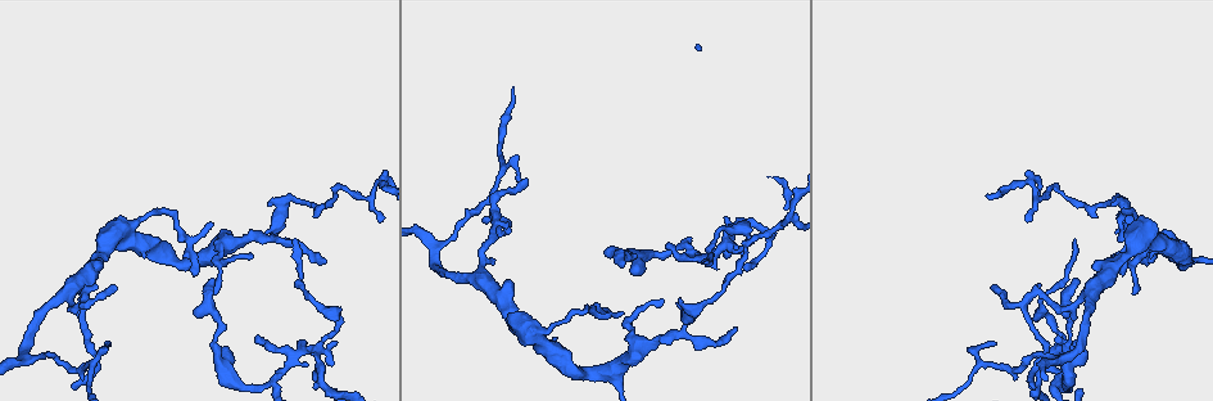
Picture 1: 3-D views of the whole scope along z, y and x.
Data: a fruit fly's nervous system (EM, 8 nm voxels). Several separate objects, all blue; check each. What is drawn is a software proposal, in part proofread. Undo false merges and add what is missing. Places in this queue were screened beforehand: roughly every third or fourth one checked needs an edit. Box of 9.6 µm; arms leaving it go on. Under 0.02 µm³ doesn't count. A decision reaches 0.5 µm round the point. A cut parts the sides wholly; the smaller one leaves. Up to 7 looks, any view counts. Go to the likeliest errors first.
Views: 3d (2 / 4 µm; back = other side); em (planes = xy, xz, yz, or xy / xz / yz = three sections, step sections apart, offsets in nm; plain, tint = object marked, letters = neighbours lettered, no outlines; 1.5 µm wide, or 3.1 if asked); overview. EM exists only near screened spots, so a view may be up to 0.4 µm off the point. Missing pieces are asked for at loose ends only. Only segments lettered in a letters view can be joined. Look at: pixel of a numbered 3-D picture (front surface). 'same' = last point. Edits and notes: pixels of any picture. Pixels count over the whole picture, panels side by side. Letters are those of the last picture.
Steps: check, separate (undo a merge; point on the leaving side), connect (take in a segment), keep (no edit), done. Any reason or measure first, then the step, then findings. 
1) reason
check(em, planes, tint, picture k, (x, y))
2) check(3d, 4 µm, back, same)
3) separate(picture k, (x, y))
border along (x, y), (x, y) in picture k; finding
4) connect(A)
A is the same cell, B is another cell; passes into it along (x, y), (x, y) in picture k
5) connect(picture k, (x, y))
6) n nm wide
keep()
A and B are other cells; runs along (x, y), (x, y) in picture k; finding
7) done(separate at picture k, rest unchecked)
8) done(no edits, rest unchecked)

an open end
check(em, planes, letters, picture 1, (214, 281))

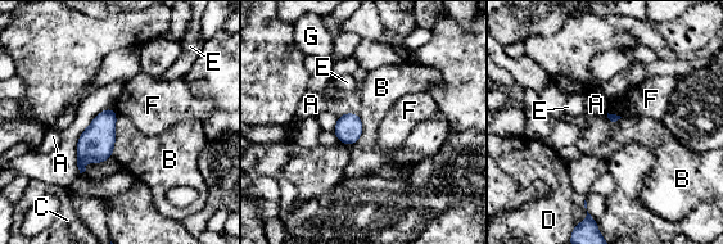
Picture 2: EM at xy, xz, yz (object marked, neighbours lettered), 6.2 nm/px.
B touches over 260 nm
keep()
A, B, C, D, E, F and G are other cells; border along (117, 116), (116, 141), (112, 154) in picture 2; none of them fits

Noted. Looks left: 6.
free end
check(3d, 4 µm, picture 1, (525, 178))

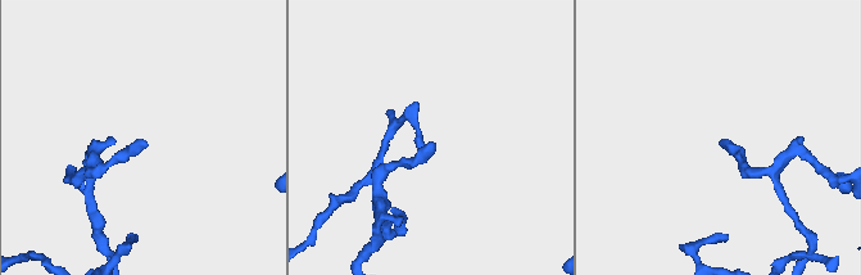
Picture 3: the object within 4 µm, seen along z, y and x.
need the tissue
check(em, yz, step 8, letters, picture 3, (145, 145))

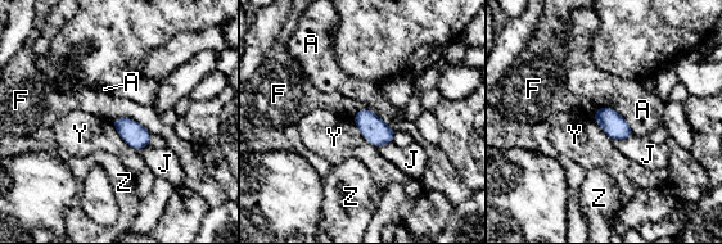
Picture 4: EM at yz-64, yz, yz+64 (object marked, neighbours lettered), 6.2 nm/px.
keep()
A, F, J, Y and Z are other cells; border along (633, 135), (613, 140) in picture 4; none of them fits

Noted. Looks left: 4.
three arms meet
check(3d, 2 µm, picture 1, (610, 373))

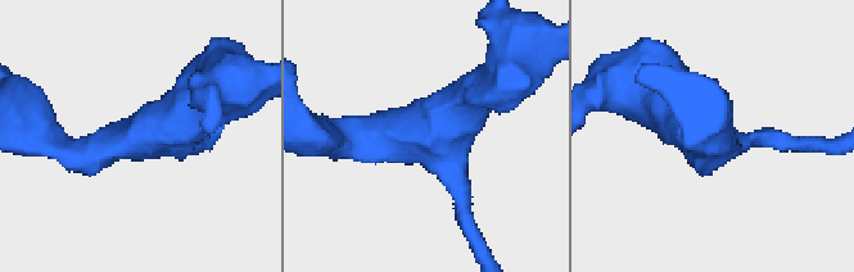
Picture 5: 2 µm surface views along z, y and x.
check(em, planes, tint, picture 5, (134, 143))

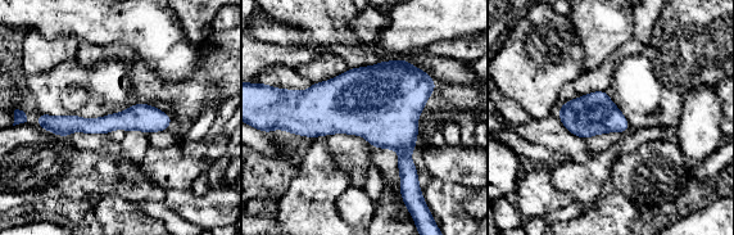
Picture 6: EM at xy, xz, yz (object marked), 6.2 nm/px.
see the neighbours
check(em, planes, letters, same)

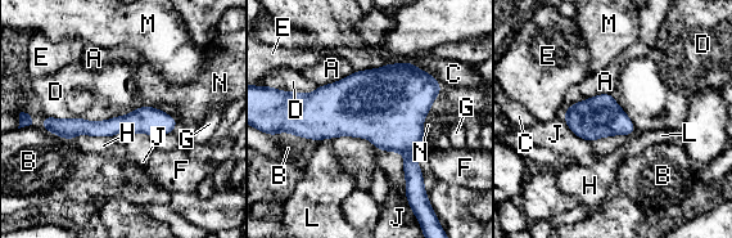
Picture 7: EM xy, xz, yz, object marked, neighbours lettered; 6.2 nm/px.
keep()
A, B, C, D, E, F, G, H, J, L, M and N are other cells; border along (563, 116), (578, 137), (590, 142) in picture 7; all the same cell

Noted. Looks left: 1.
done(no edits, rest unchecked)

